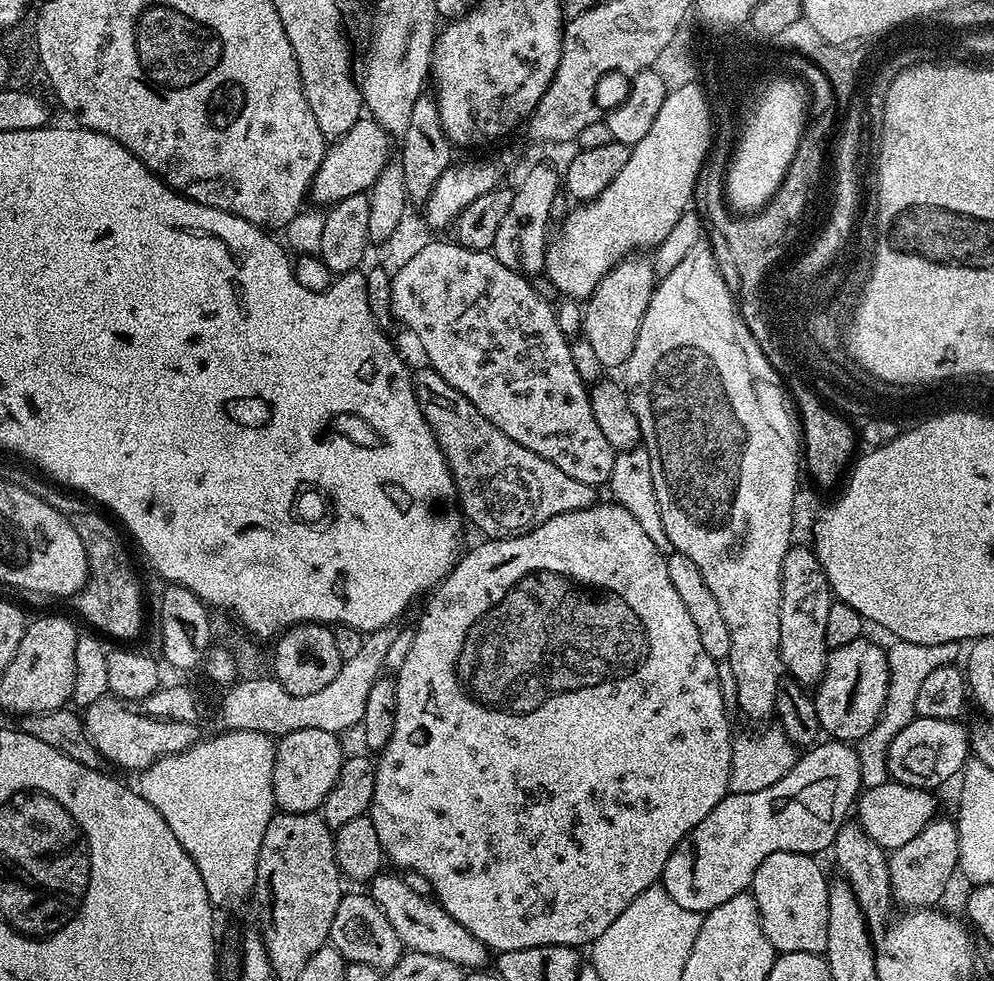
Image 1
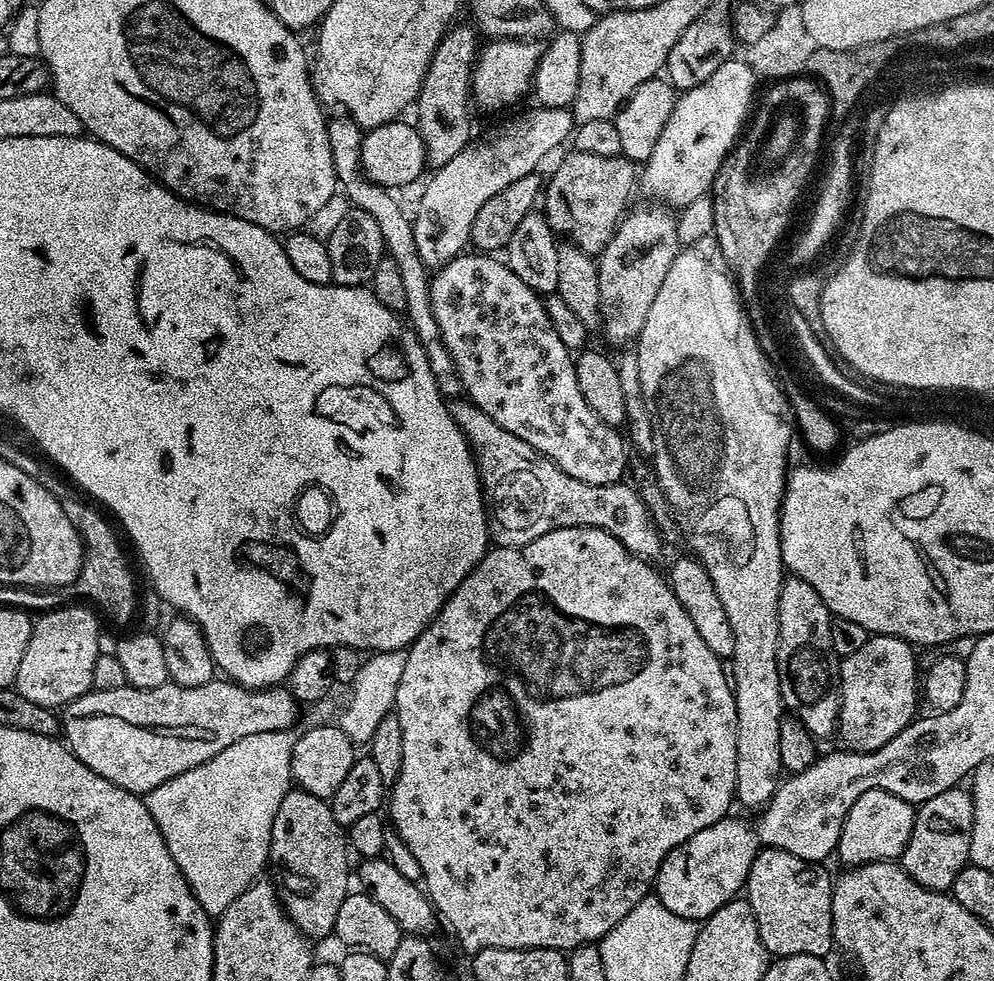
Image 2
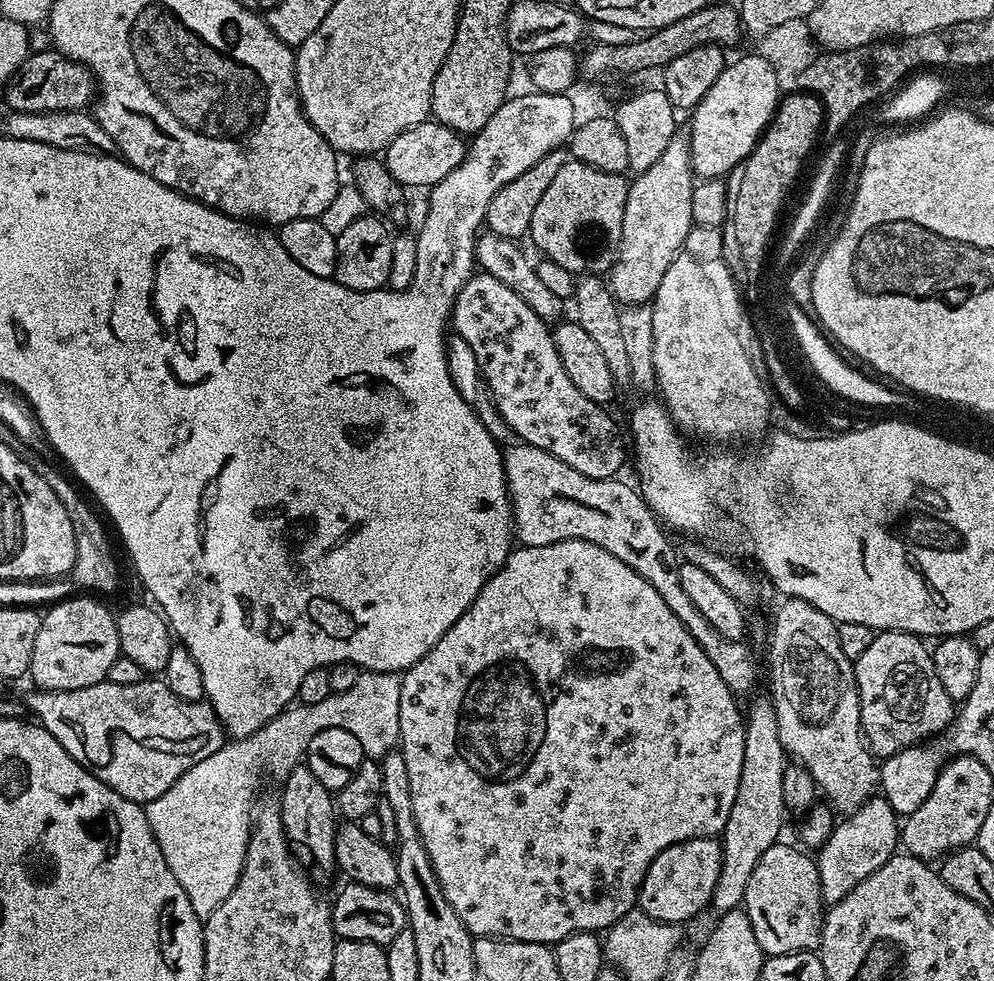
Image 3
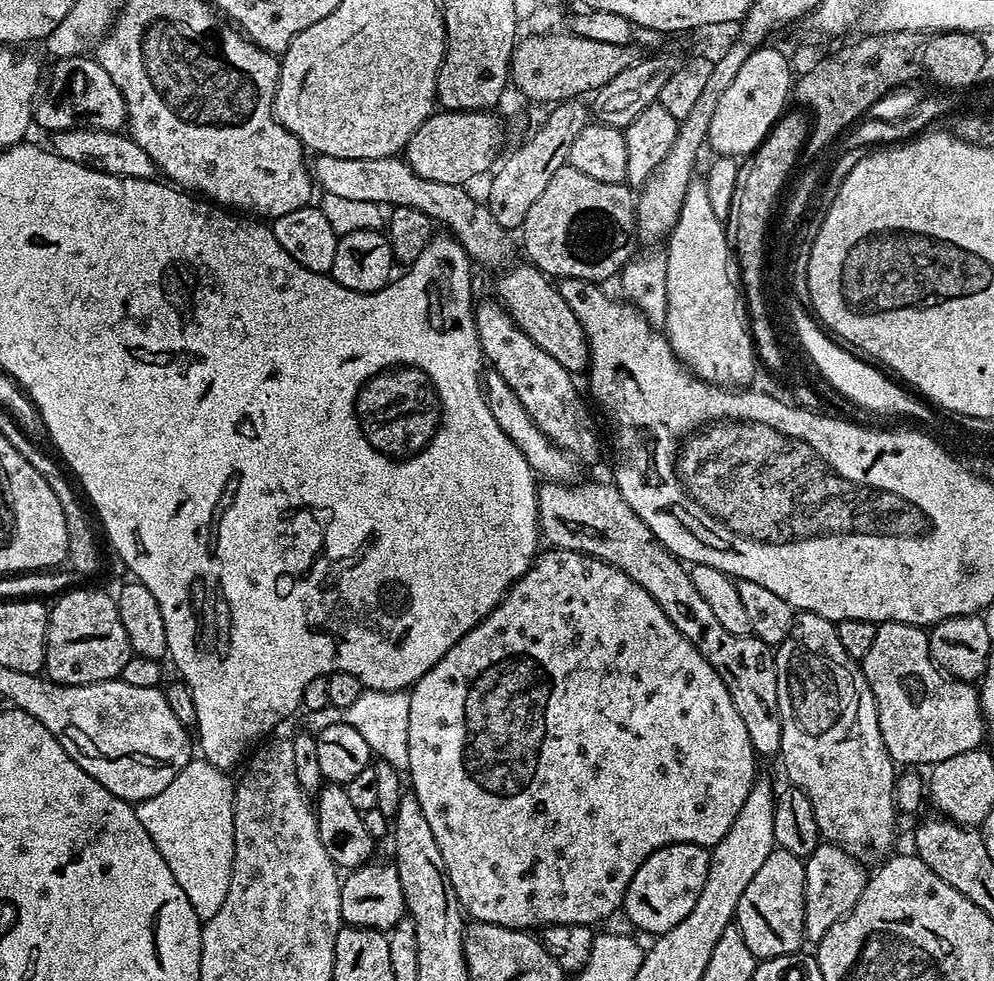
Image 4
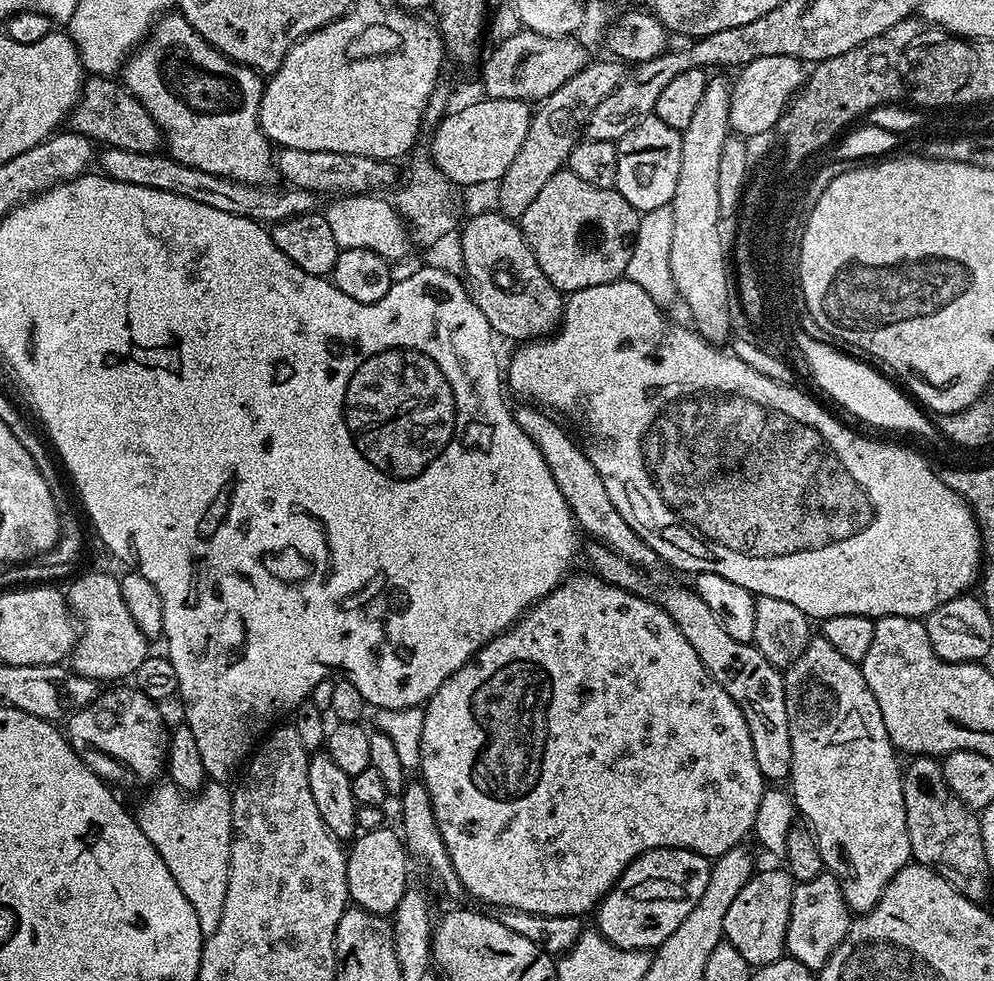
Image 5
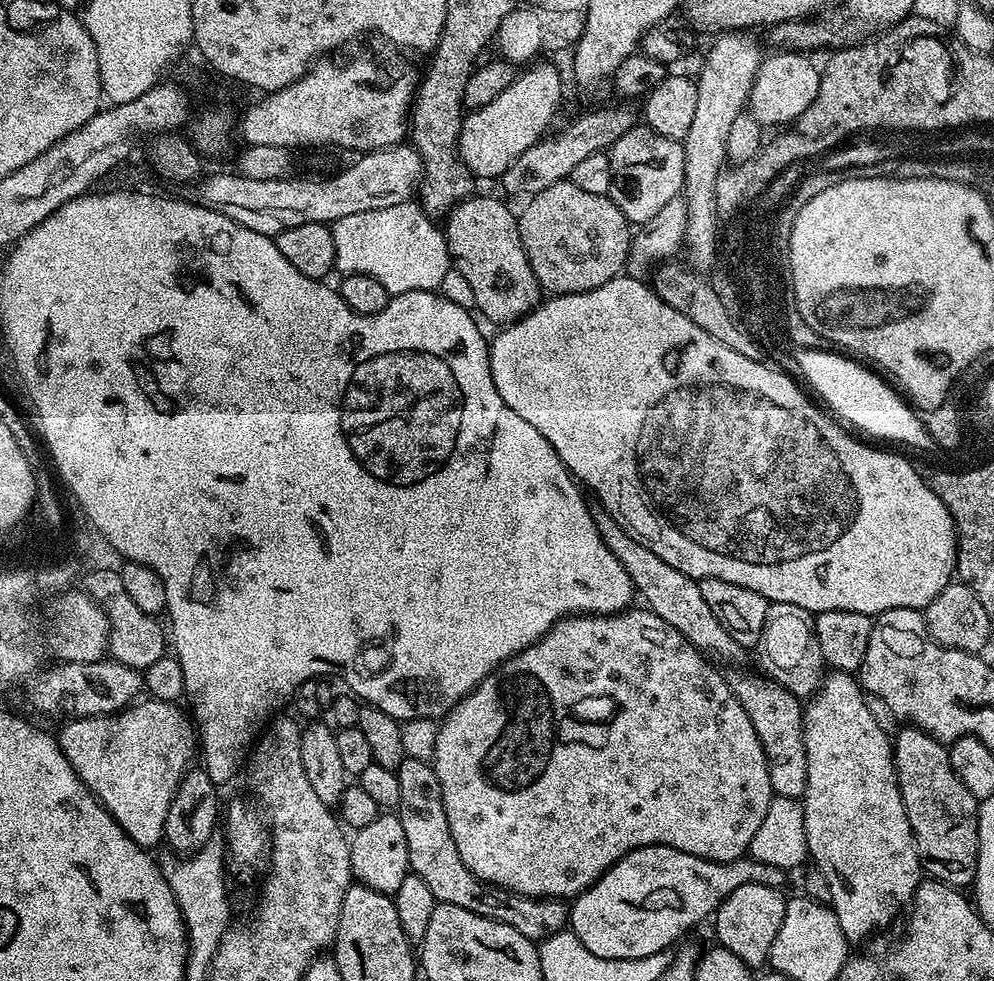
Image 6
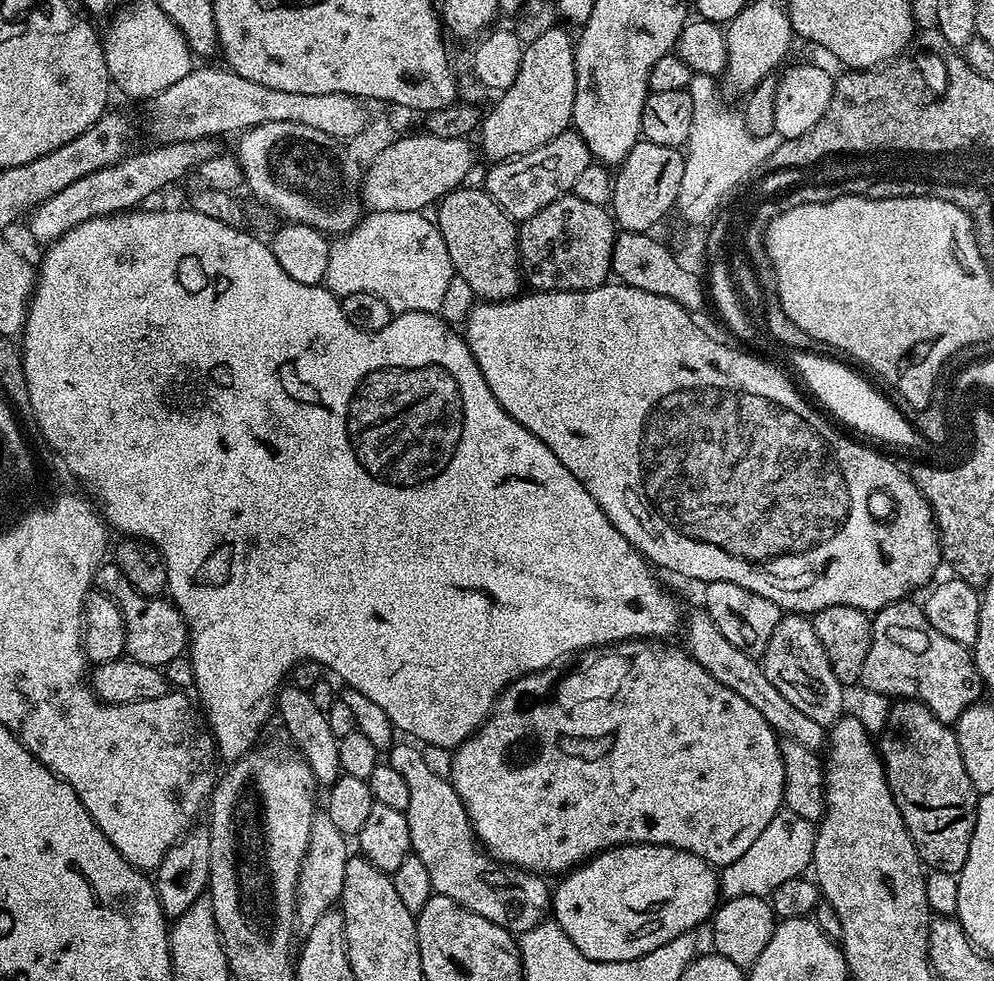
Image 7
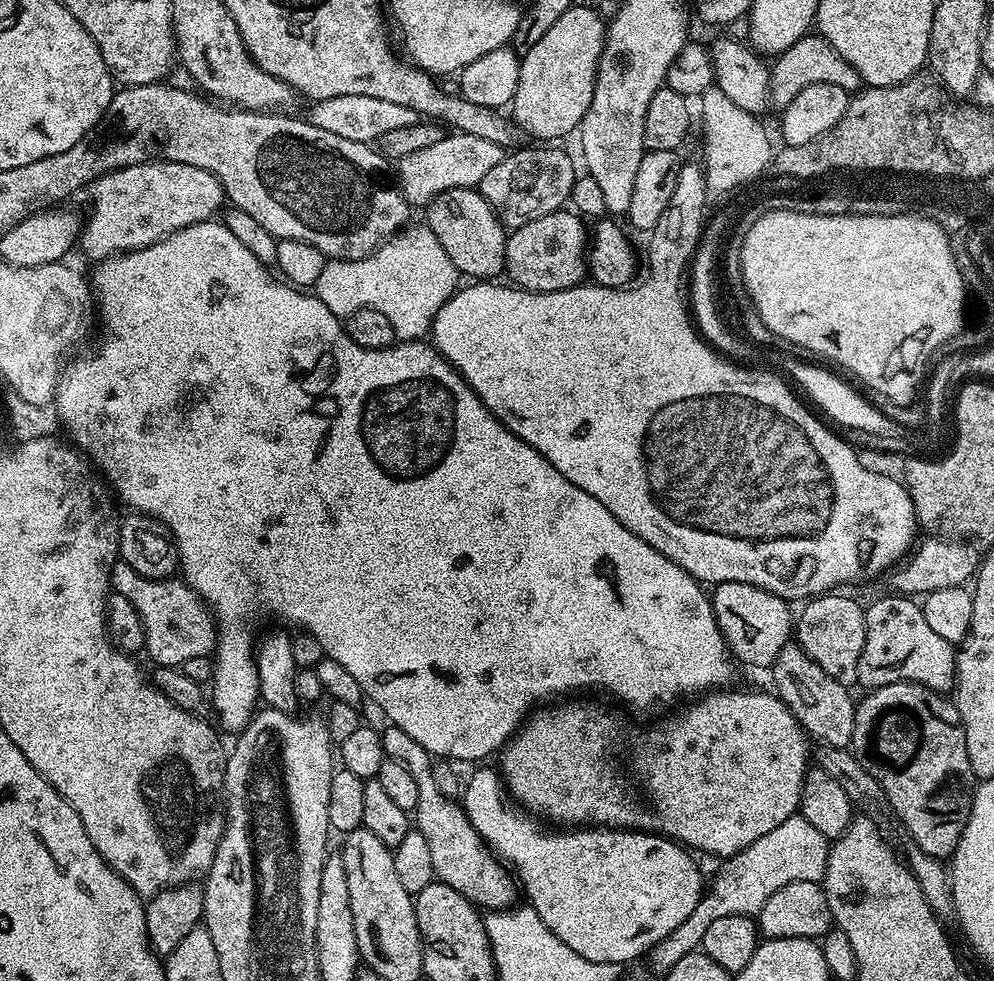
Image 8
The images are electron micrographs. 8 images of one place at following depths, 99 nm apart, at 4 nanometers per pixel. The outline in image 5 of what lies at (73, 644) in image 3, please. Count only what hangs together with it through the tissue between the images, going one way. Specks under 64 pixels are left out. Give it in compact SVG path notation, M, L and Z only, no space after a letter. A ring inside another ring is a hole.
M88 572L73 582L72 589L67 589L66 595L79 624L76 645L72 647L70 657L72 671L97 682L120 682L123 676L135 674L138 666L142 666L142 662L150 655L150 640L142 634L142 630L138 630L138 626L134 626L134 618L130 618L130 610L126 610L126 602L122 602L119 579L108 572Z

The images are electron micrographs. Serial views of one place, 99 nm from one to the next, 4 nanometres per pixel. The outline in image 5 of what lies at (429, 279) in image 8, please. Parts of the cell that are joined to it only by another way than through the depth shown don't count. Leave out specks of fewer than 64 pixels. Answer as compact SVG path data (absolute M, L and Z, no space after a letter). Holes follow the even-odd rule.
M360 193L333 199L333 203L324 210L330 230L337 245L343 250L374 249L379 256L390 262L397 262L410 249L410 237L407 225L396 212L391 201L378 198L379 195Z

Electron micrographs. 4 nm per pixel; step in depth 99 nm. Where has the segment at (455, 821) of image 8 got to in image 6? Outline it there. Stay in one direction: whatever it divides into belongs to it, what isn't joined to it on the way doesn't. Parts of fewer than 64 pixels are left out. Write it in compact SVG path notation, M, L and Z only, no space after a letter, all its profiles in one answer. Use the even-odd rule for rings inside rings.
M406 758L398 765L396 773L398 786L402 789L398 815L402 830L406 830L408 866L414 875L426 882L426 886L430 886L430 894L434 894L439 903L462 906L462 910L470 910L482 918L514 926L518 934L533 942L550 938L569 927L570 908L565 901L507 892L497 884L486 884L479 880L468 869L466 862L462 862L444 813L440 783L429 761Z

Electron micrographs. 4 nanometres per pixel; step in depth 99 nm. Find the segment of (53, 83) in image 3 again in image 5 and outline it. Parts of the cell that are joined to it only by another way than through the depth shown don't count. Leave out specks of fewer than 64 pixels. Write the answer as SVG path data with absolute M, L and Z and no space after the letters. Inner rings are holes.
M89 75L66 124L71 131L87 136L100 146L134 150L138 154L159 153L162 148L160 127L154 118L150 118L146 106L135 100L132 93L116 78Z

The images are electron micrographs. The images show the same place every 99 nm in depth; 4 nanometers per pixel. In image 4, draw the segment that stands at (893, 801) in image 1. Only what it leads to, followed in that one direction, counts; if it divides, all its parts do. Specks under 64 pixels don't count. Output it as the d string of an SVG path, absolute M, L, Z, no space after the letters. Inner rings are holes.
M821 842L804 860L804 938L818 942L858 902L869 873L857 857L836 844Z

